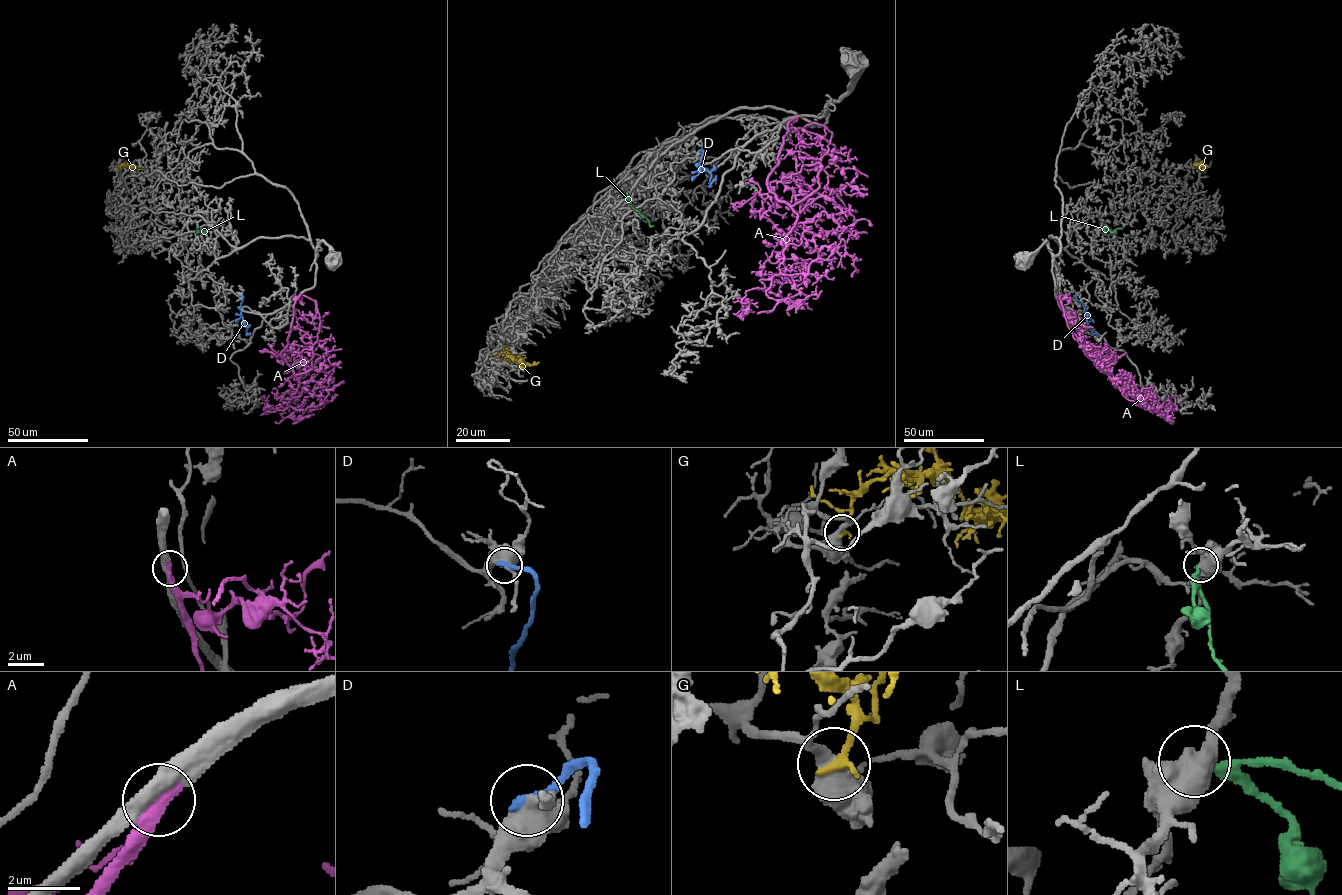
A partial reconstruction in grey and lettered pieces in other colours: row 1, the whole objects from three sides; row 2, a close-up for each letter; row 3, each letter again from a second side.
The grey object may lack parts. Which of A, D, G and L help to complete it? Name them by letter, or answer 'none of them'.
A

